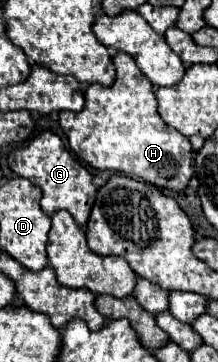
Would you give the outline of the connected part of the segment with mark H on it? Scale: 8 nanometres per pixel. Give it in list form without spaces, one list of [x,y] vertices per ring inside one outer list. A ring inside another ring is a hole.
[[[126,52],[112,56],[116,80],[112,86],[90,84],[86,104],[80,112],[60,112],[60,126],[76,158],[98,170],[116,170],[130,178],[144,180],[158,188],[180,192],[192,176],[192,146],[184,134],[170,128],[156,112],[152,82],[140,72],[134,58]]]

